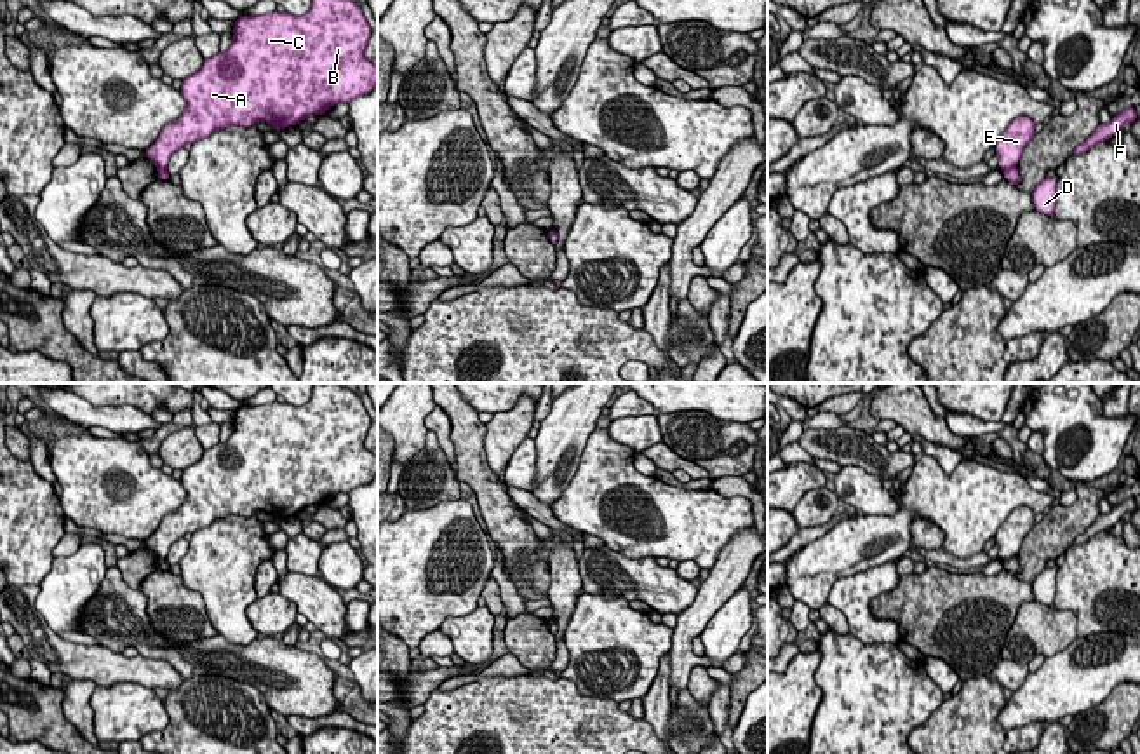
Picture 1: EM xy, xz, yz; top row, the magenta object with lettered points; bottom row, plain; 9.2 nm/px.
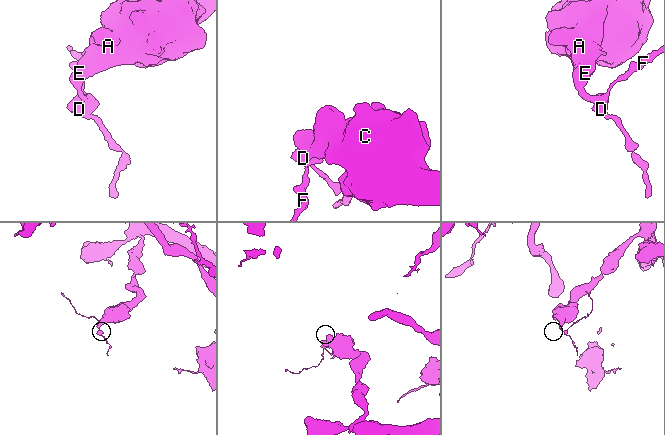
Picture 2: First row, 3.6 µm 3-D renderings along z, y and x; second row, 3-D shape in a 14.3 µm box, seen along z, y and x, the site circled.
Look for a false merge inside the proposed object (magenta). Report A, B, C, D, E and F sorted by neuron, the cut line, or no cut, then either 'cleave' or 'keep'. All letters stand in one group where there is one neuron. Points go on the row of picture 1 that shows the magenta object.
groups A B C E / D F; cut yz (1013, 166), (1005, 171); cleave

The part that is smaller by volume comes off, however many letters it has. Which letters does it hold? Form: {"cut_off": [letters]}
{"cut_off": ["D", "F"]}

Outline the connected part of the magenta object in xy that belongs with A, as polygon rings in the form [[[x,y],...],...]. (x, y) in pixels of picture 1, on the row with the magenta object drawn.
[[[313,0],[303,16],[277,10],[263,16],[242,14],[235,21],[230,49],[205,59],[197,73],[181,80],[186,108],[162,129],[144,155],[158,171],[165,171],[176,150],[218,129],[252,127],[256,120],[263,120],[280,131],[310,115],[324,115],[336,103],[348,104],[369,94],[378,84],[378,66],[365,57],[371,33],[365,16],[352,0]]]

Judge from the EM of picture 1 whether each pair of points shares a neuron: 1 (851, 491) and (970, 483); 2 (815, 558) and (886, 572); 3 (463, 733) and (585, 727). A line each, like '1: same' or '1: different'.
1: different
2: different
3: same

